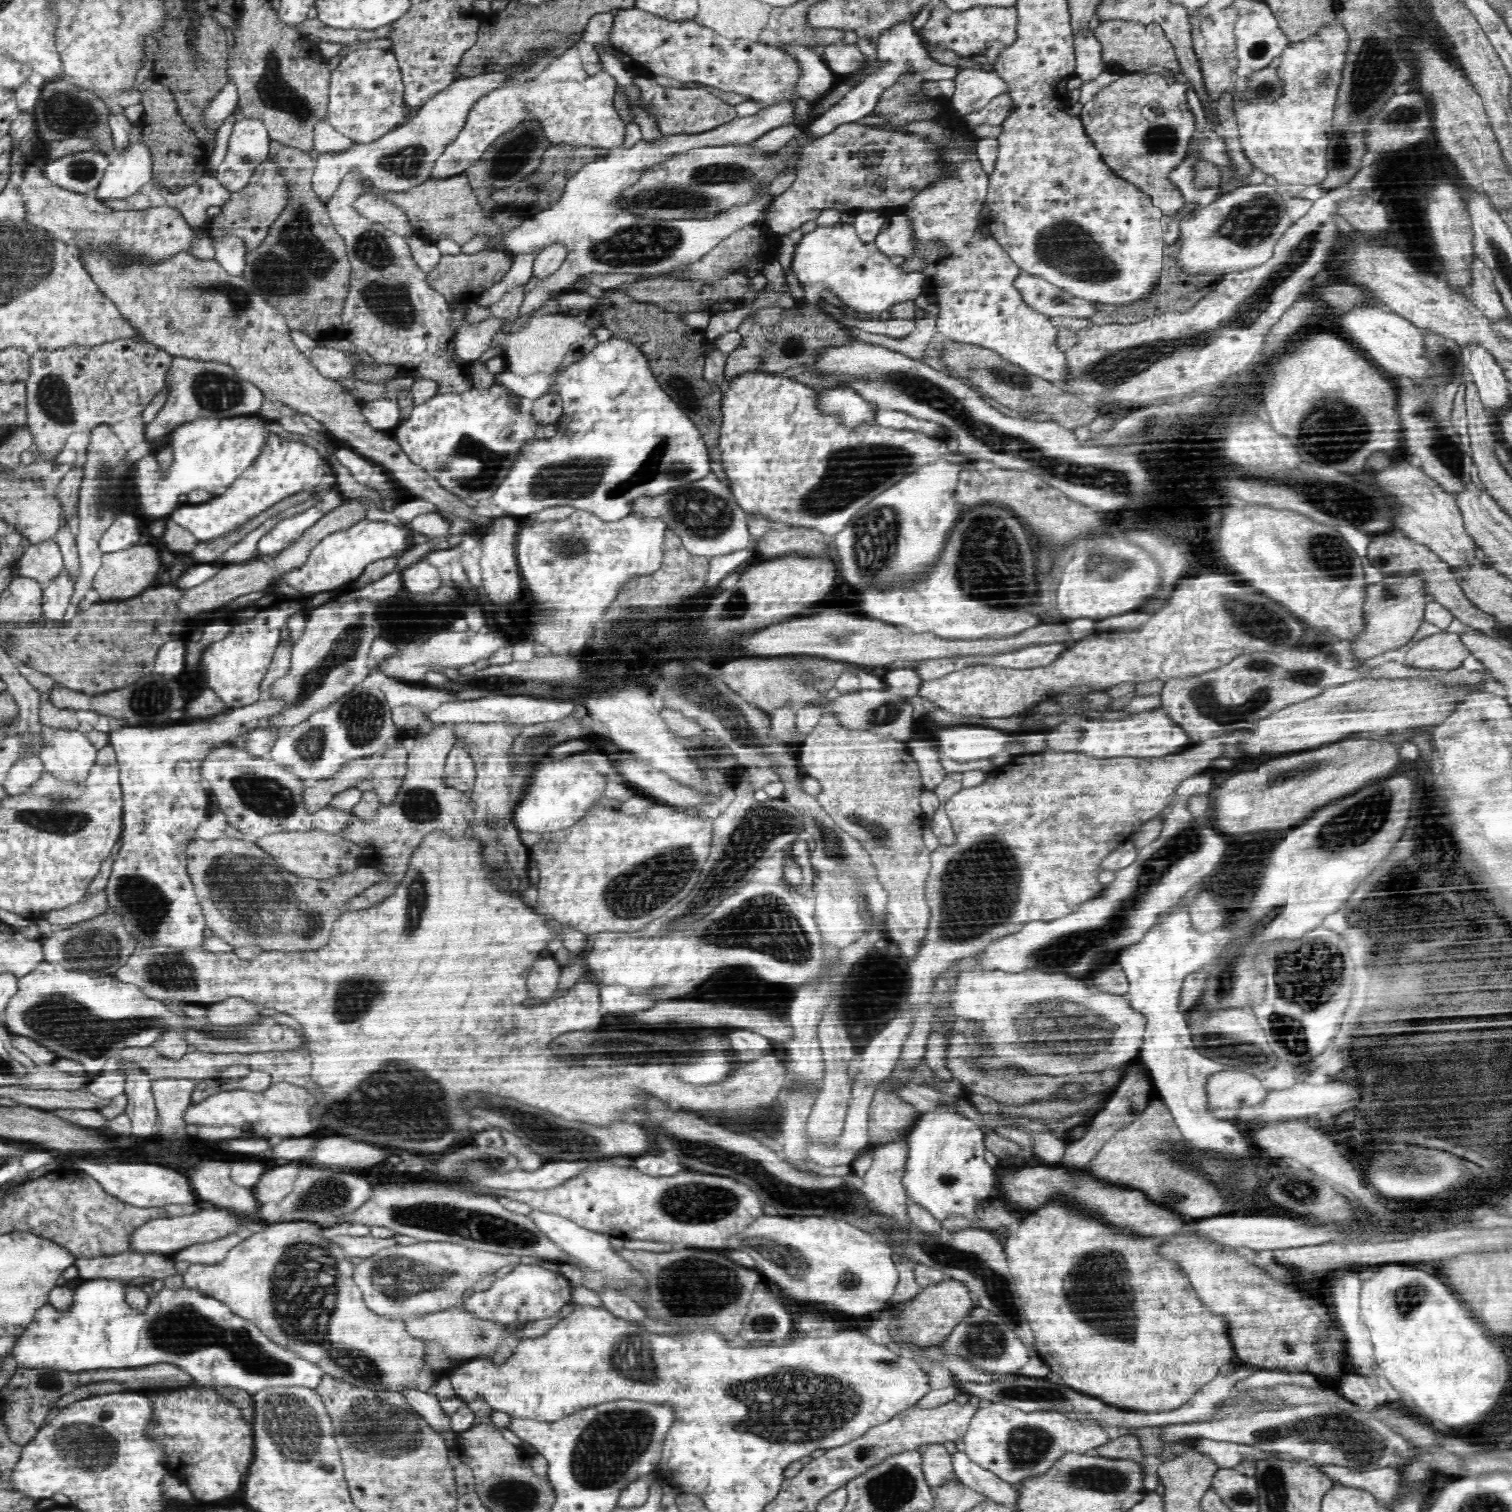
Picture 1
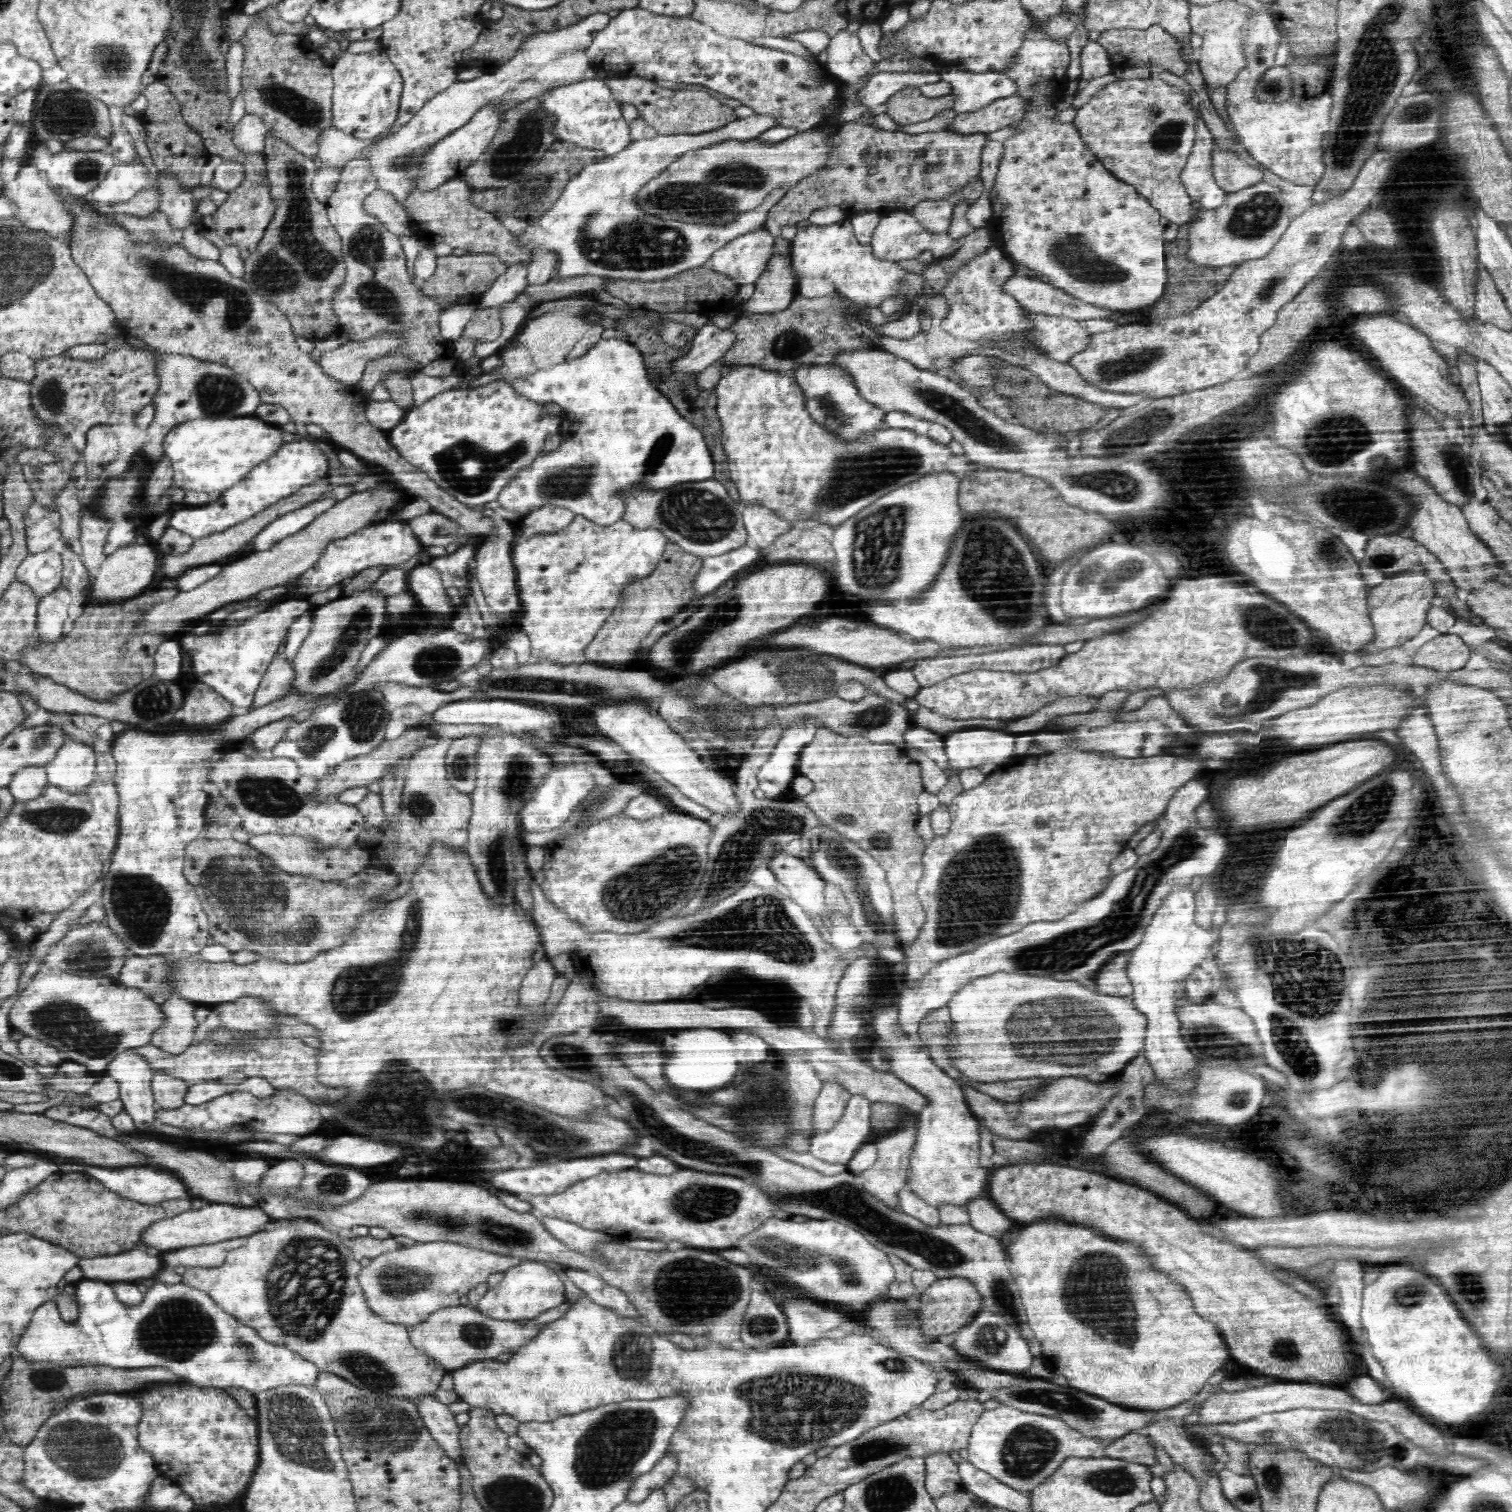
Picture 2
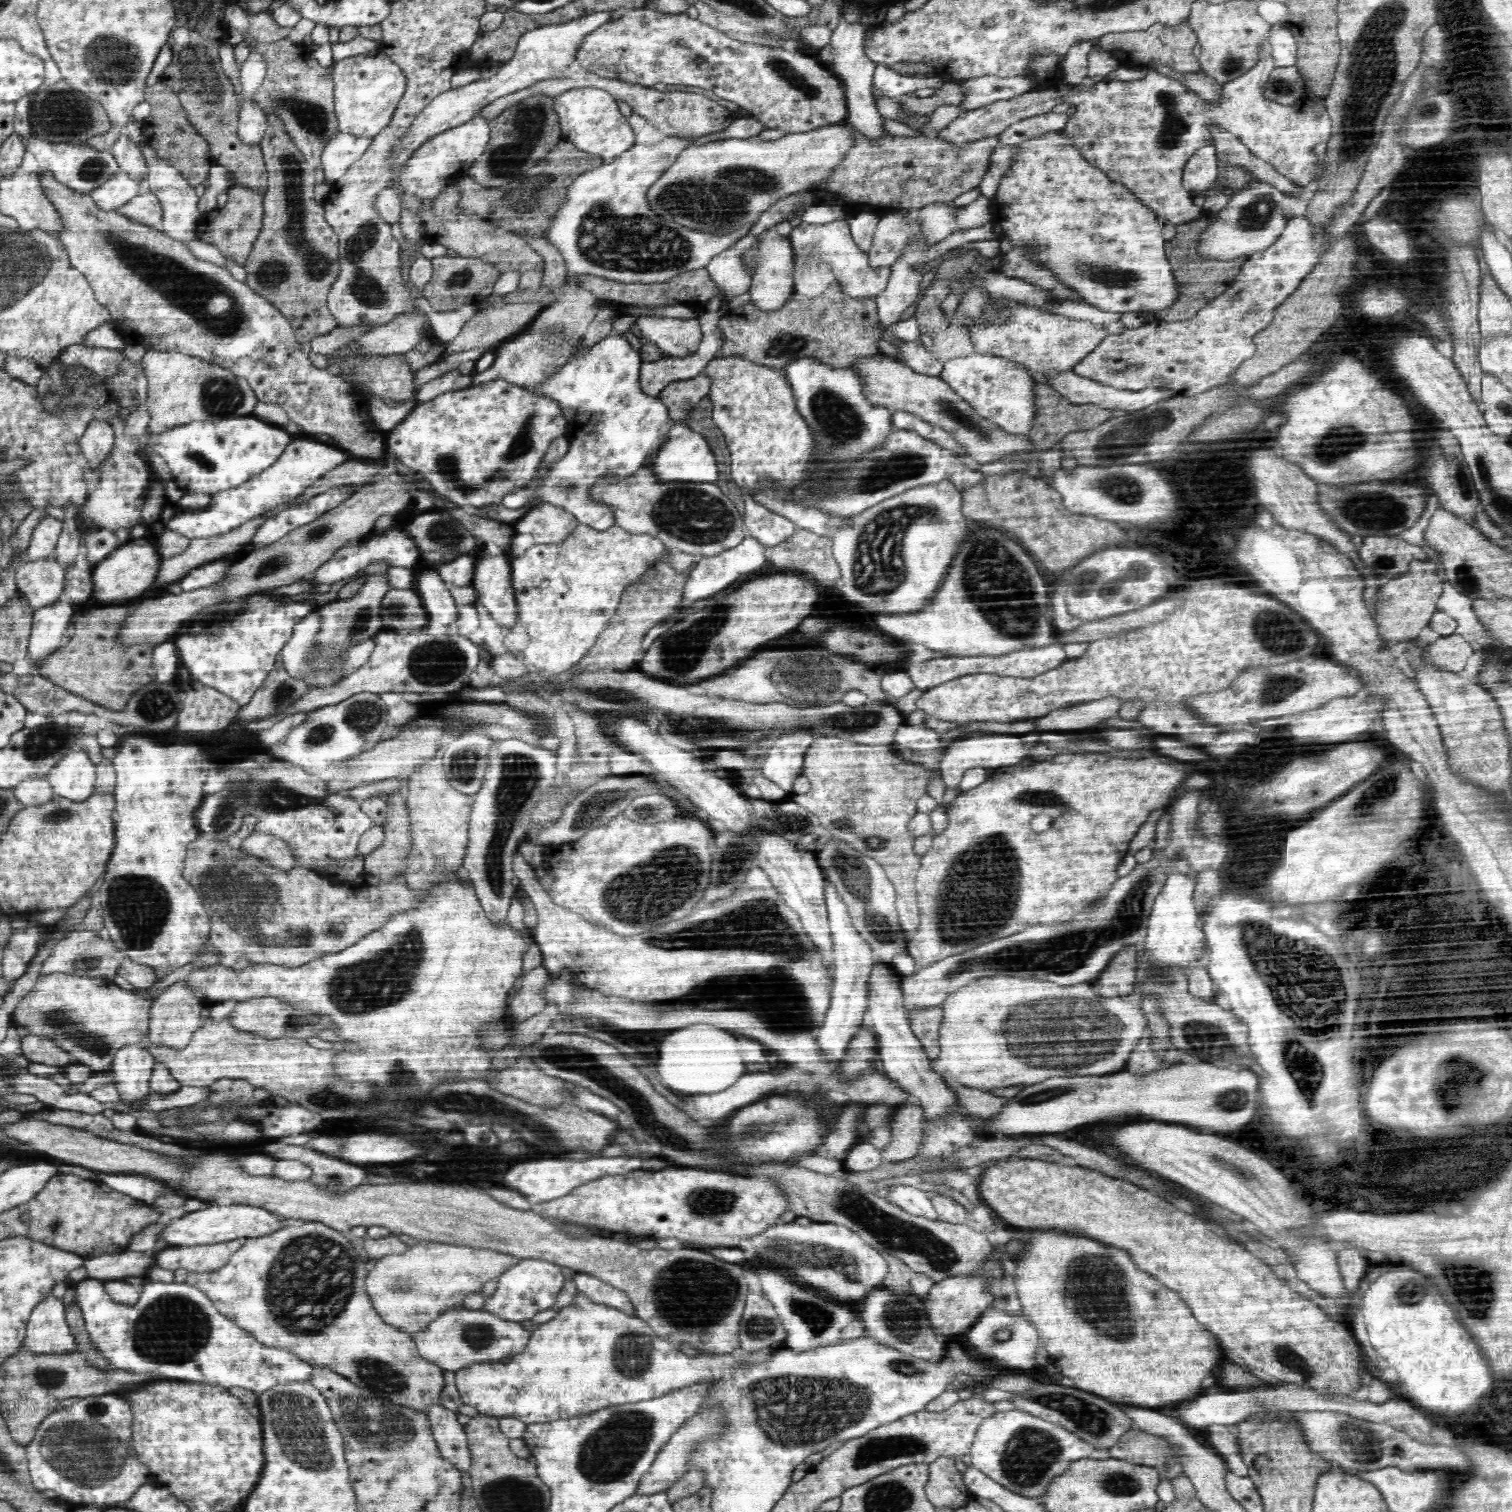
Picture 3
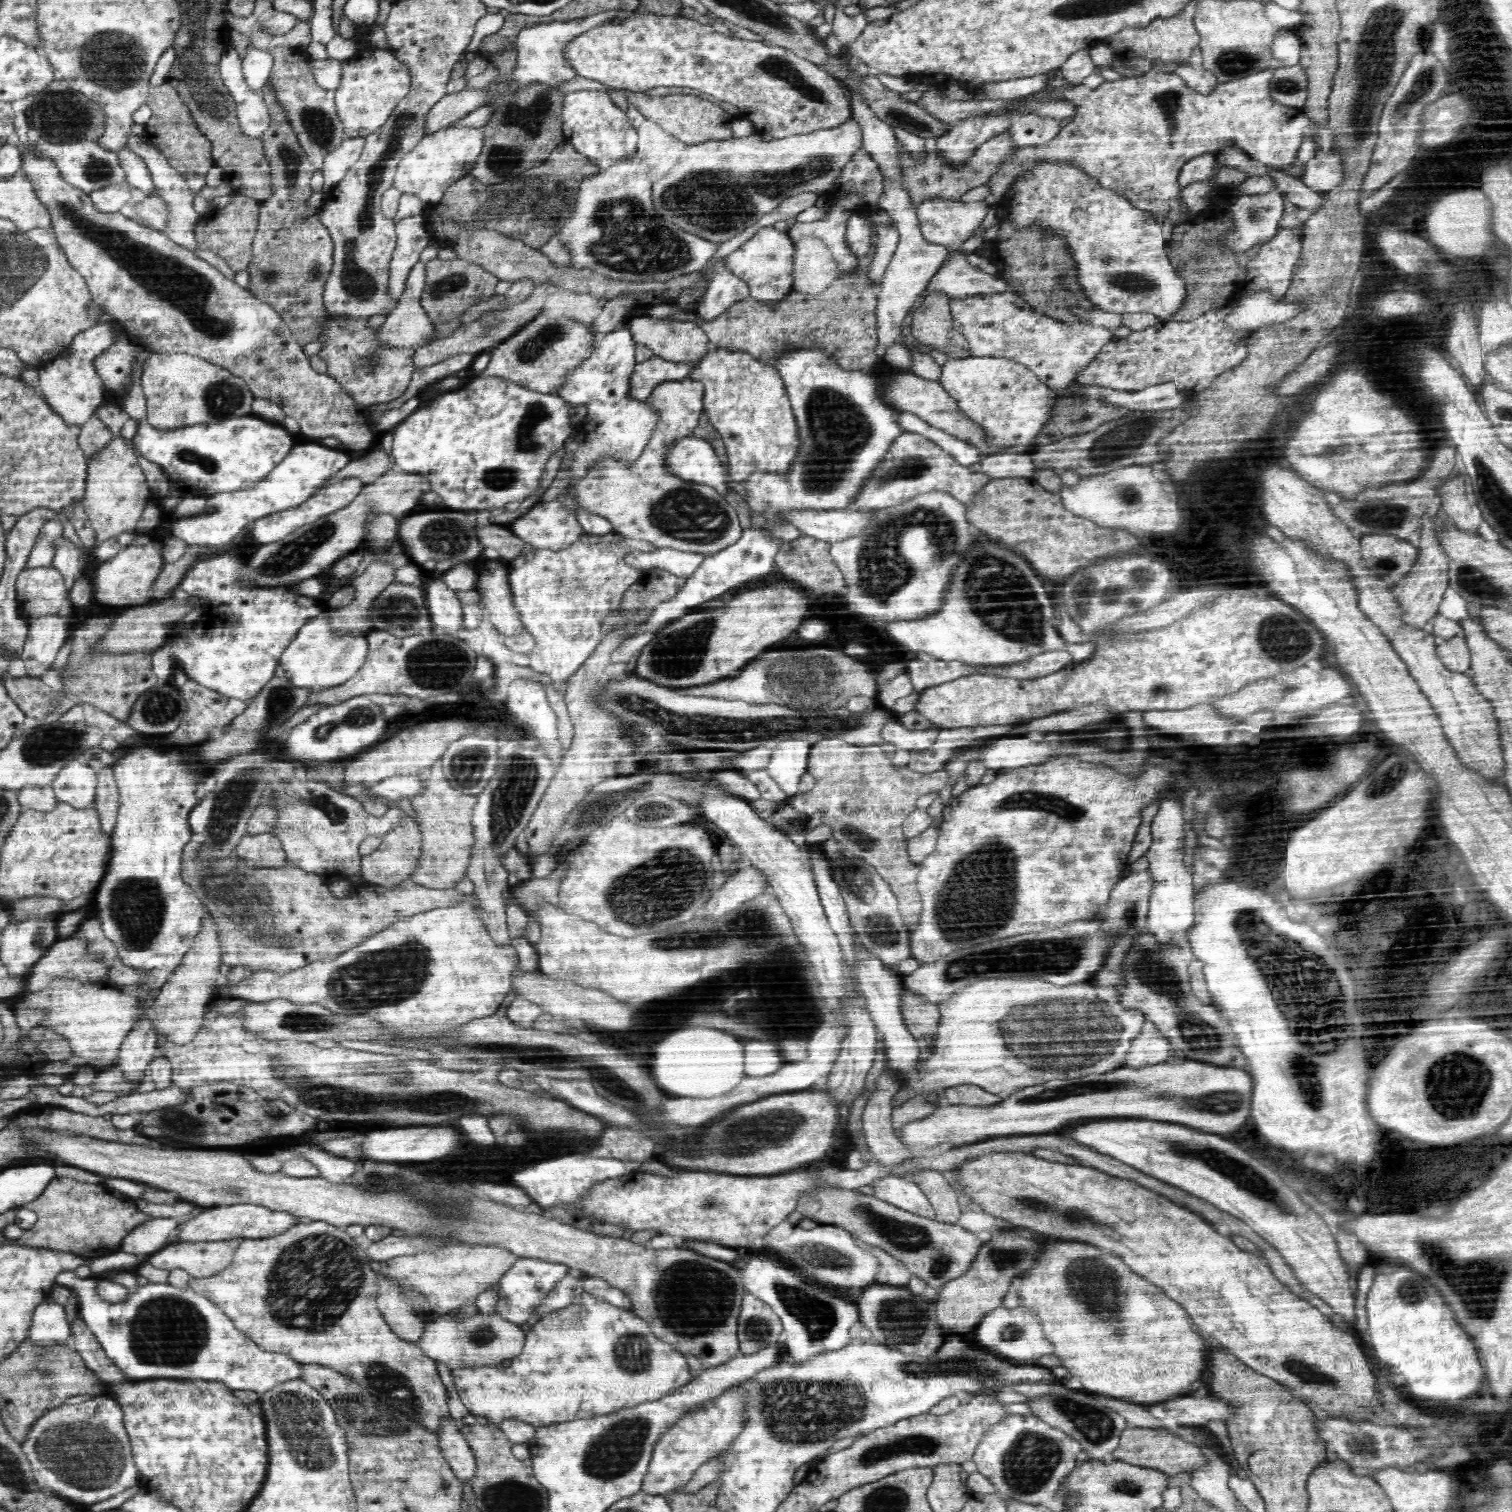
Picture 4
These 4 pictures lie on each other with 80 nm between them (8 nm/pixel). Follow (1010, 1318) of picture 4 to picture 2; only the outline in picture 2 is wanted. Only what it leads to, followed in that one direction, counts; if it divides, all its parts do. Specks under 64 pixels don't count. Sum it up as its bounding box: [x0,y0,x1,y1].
[952,1308,1033,1372]

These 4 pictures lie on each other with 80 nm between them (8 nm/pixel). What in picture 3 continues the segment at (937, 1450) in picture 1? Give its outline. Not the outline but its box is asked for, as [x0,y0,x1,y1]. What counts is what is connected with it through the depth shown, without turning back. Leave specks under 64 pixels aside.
[925,1456,971,1511]

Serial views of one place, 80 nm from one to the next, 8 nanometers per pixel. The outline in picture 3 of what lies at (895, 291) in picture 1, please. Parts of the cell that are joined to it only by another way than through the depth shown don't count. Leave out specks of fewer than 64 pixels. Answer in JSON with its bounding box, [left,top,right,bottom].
[789,219,890,297]

